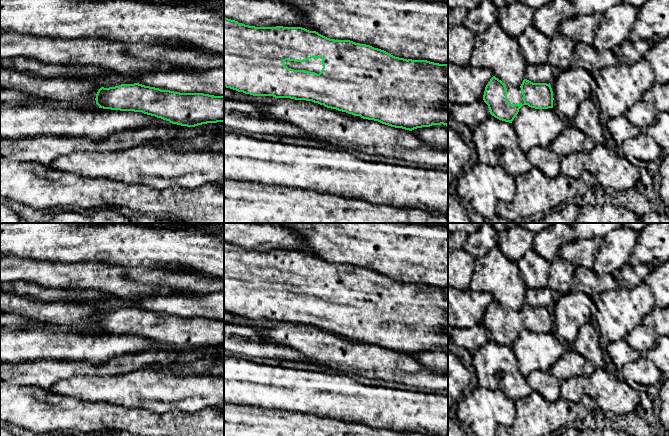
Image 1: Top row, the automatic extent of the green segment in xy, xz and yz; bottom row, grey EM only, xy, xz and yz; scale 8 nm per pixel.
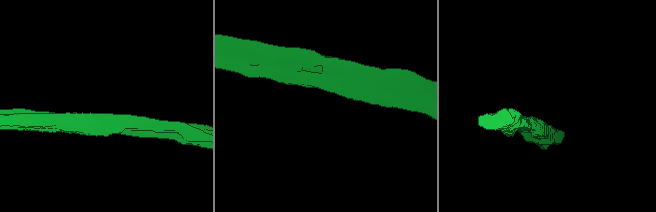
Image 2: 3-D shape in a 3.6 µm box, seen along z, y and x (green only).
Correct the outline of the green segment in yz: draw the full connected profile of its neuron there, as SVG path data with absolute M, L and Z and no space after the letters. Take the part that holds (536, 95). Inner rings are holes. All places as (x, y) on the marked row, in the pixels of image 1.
M493 76L485 87L484 102L495 118L512 123L523 105L535 109L553 108L553 91L547 83L524 79L520 87L503 83Z

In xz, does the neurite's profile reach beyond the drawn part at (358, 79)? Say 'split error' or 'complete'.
split error

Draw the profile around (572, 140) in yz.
M567 123L561 134L548 146L560 157L589 152L594 147L595 143L571 123Z

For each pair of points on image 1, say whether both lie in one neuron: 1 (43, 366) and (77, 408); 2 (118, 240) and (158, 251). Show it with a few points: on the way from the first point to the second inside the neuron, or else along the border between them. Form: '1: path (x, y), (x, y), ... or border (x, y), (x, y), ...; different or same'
1: border (26, 385), (40, 387), (49, 391); different
2: path (128, 245), (148, 245); same

